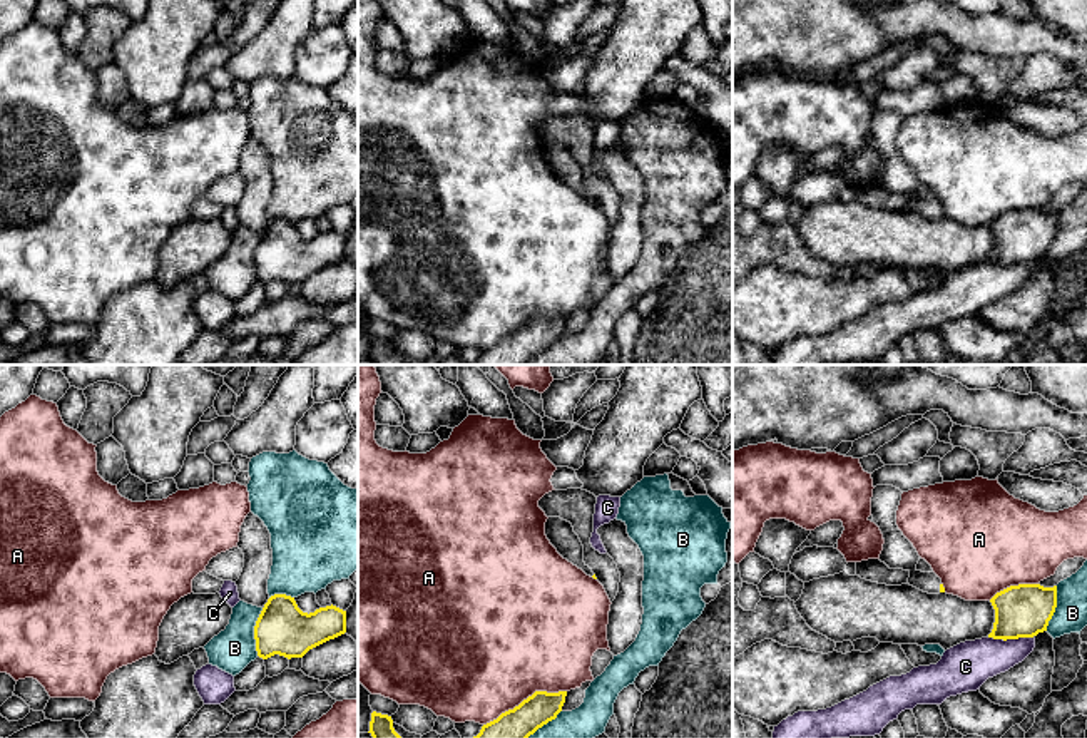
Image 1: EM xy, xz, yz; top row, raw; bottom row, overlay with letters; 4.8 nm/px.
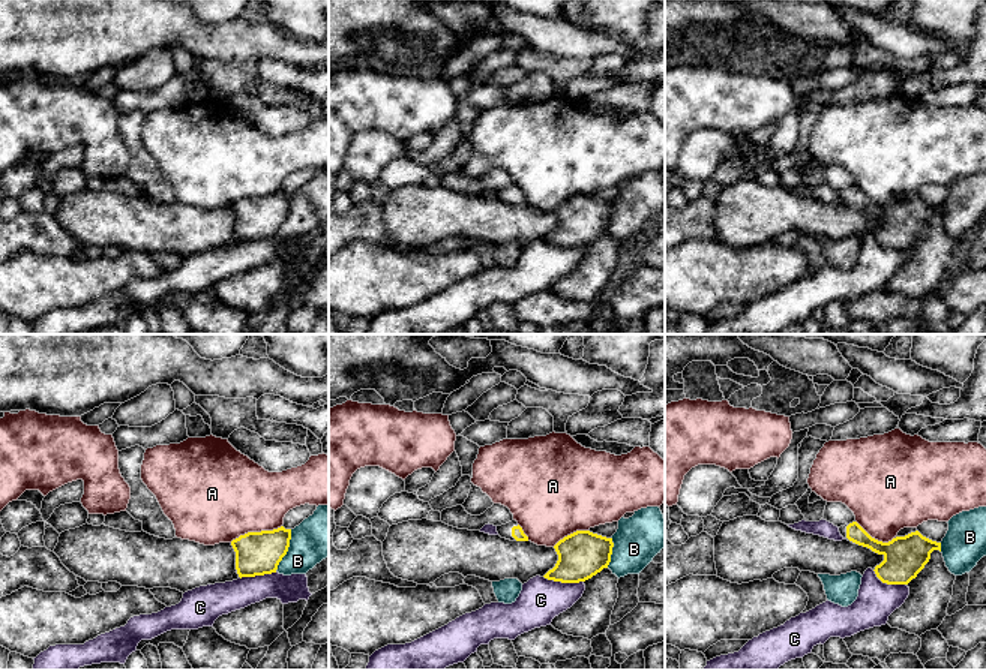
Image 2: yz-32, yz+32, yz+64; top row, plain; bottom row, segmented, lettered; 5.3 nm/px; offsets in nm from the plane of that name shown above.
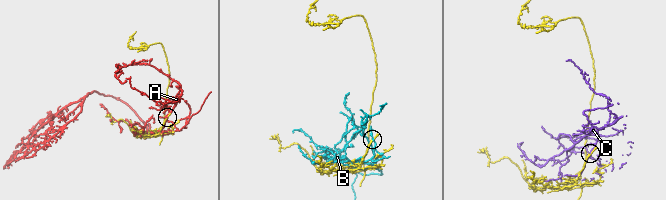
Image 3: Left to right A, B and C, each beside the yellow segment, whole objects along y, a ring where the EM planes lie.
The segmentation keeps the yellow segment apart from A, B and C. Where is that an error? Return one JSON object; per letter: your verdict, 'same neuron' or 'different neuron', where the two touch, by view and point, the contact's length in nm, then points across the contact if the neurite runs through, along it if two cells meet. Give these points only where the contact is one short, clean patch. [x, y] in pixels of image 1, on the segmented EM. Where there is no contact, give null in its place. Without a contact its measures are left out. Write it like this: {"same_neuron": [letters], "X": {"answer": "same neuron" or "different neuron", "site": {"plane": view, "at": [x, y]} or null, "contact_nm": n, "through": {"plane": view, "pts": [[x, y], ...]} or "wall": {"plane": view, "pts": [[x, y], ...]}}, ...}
{"same_neuron": [], "A": {"answer": "different neuron", "site": {"plane": "xz", "at": [524, 700]}, "contact_nm": 440}, "B": {"answer": "different neuron", "site": {"plane": "xy", "at": [255, 631]}, "contact_nm": 240}, "C": {"answer": "different neuron", "site": {"plane": "yz", "at": [1010, 638]}, "contact_nm": 220}}

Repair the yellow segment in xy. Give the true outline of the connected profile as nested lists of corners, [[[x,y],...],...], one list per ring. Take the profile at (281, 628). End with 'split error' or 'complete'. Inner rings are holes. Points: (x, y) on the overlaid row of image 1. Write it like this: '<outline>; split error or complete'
[[[274,594],[264,604],[256,626],[258,656],[303,658],[309,649],[346,633],[346,611],[336,606],[303,612],[294,597]]]; complete

